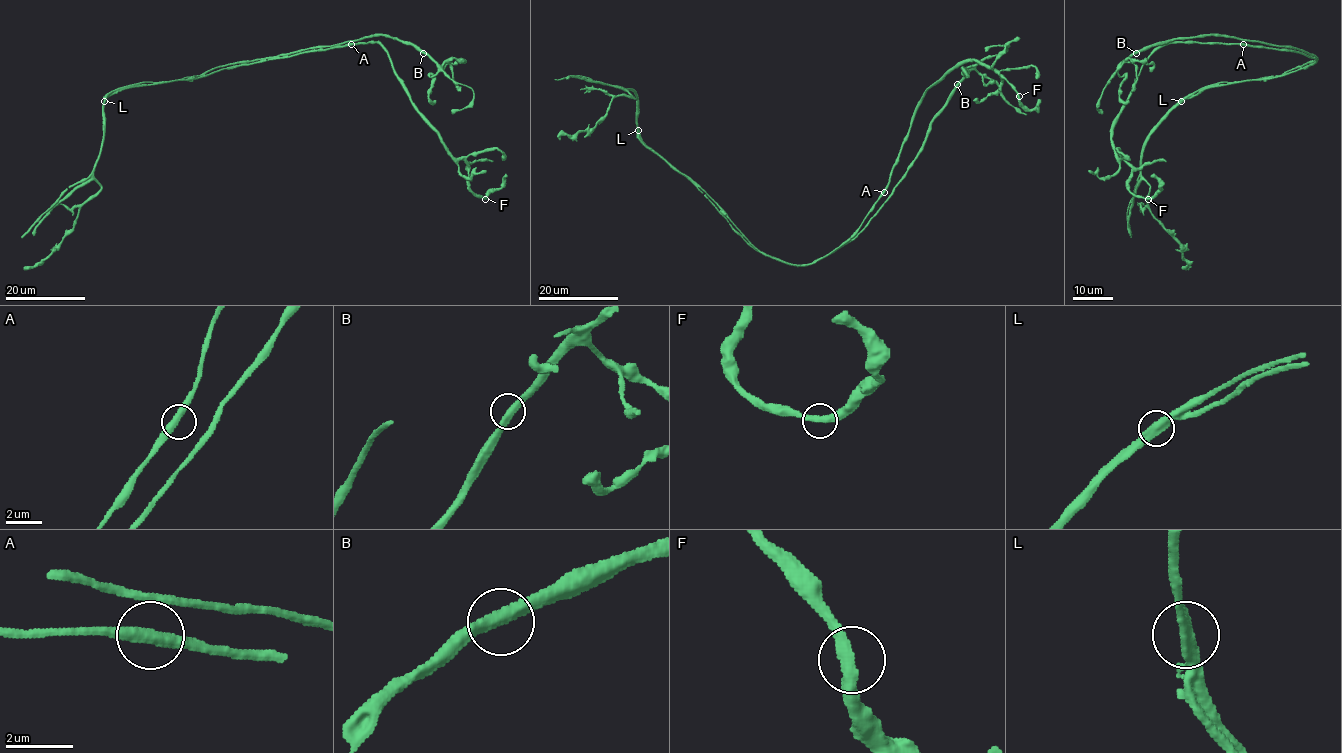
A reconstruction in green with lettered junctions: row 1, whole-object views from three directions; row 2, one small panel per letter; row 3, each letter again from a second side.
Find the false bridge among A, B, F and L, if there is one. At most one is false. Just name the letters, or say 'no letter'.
L

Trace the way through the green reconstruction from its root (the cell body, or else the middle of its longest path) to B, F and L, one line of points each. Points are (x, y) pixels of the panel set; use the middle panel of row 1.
B: (808, 265), (849, 242), (865, 226), (914, 160), (932, 119), (957, 84)
F: (808, 265), (841, 246), (859, 227), (887, 185), (915, 107), (948, 71), (980, 61), (993, 67), (1019, 96)
L: (808, 265), (788, 264), (762, 254), (701, 188), (644, 143), (637, 129)

